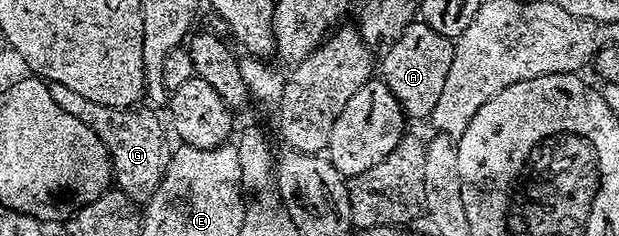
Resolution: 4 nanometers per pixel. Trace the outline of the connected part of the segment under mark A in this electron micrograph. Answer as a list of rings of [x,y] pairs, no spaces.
[[[412,22],[397,40],[384,49],[385,57],[379,60],[379,76],[395,96],[410,121],[432,117],[435,102],[443,94],[447,70],[451,70],[454,41],[443,34],[435,34],[424,22]]]

